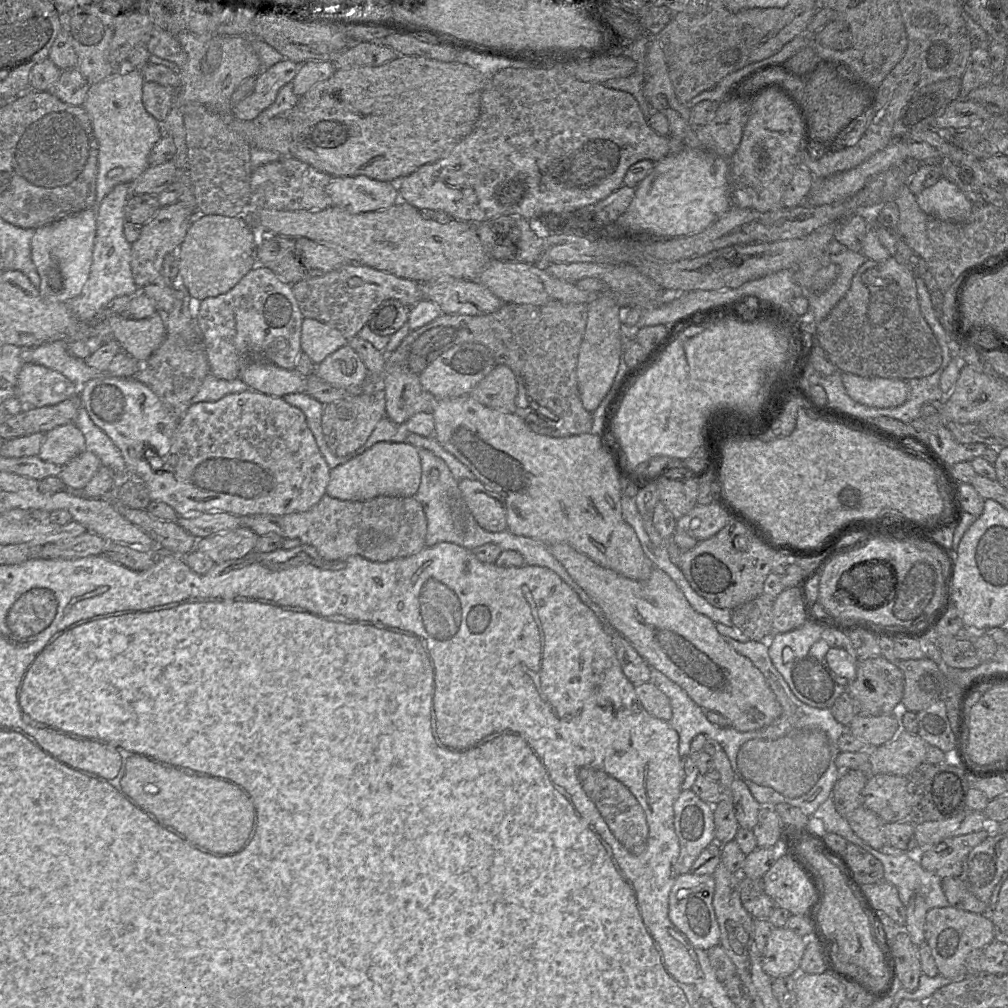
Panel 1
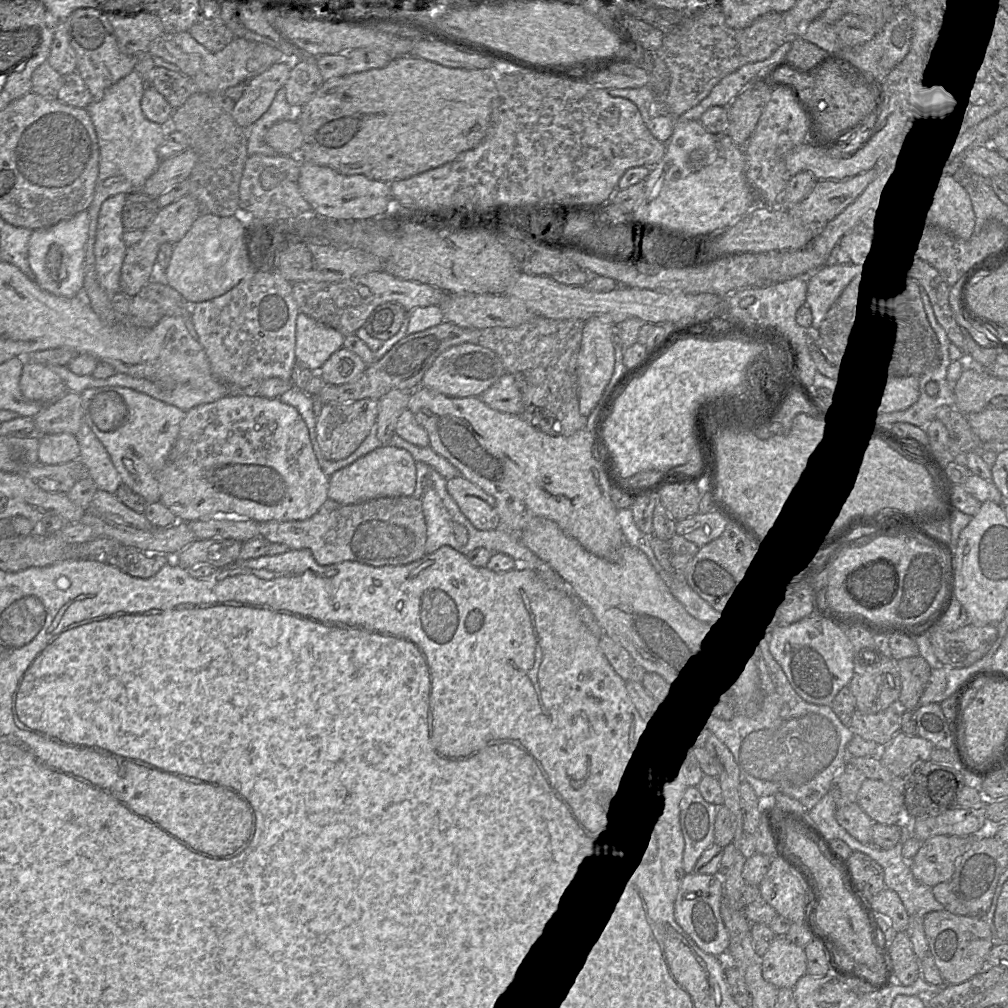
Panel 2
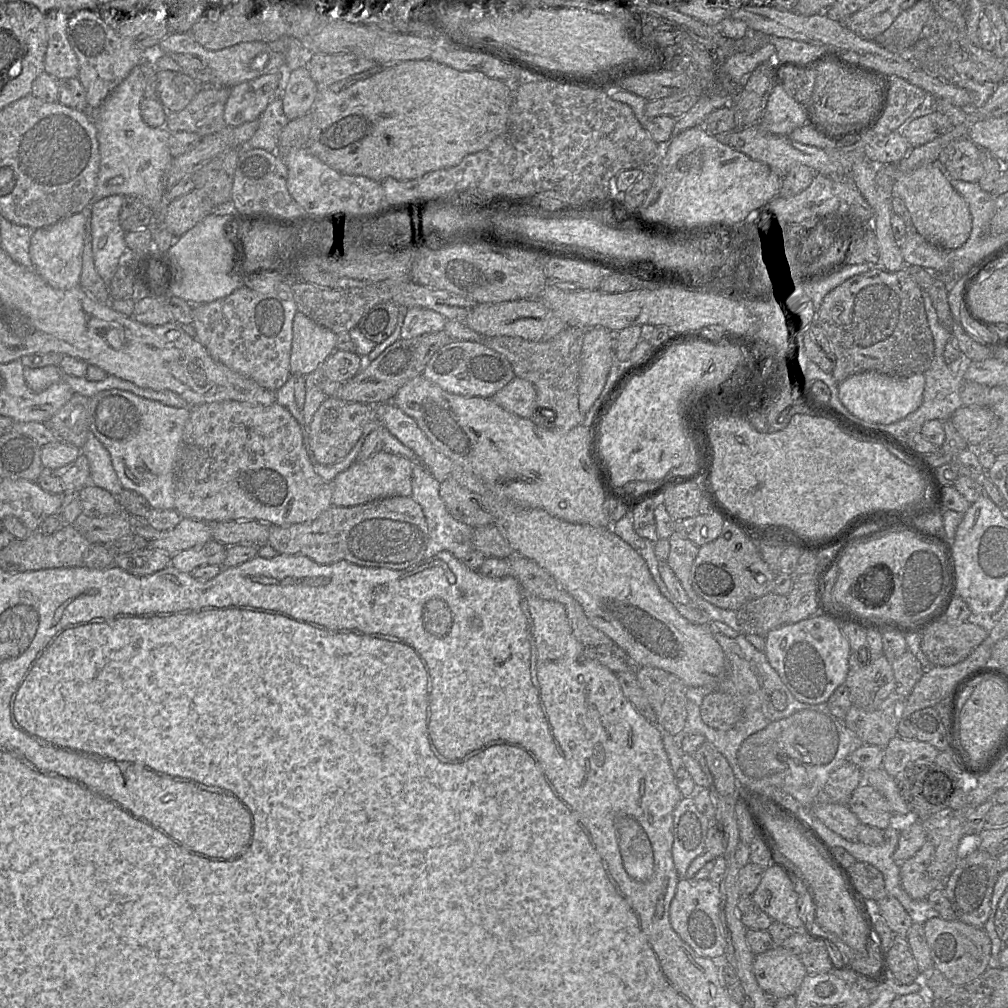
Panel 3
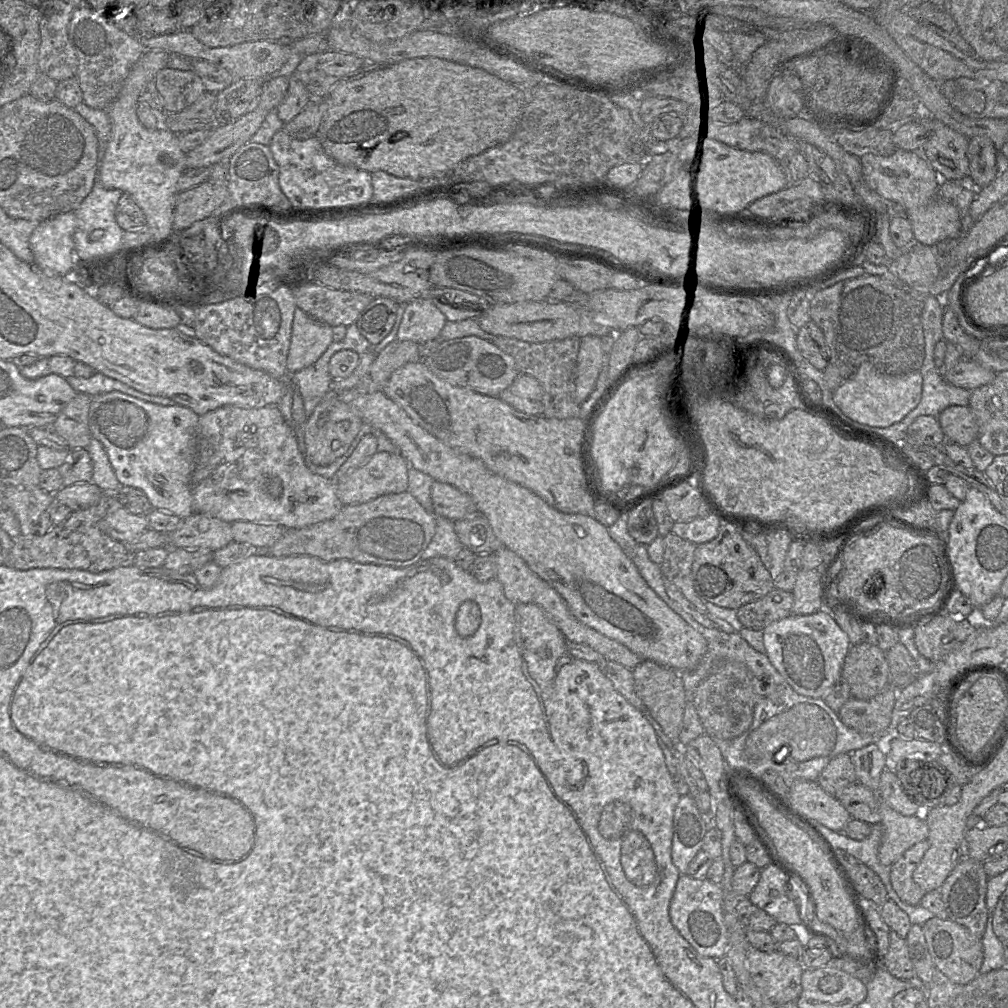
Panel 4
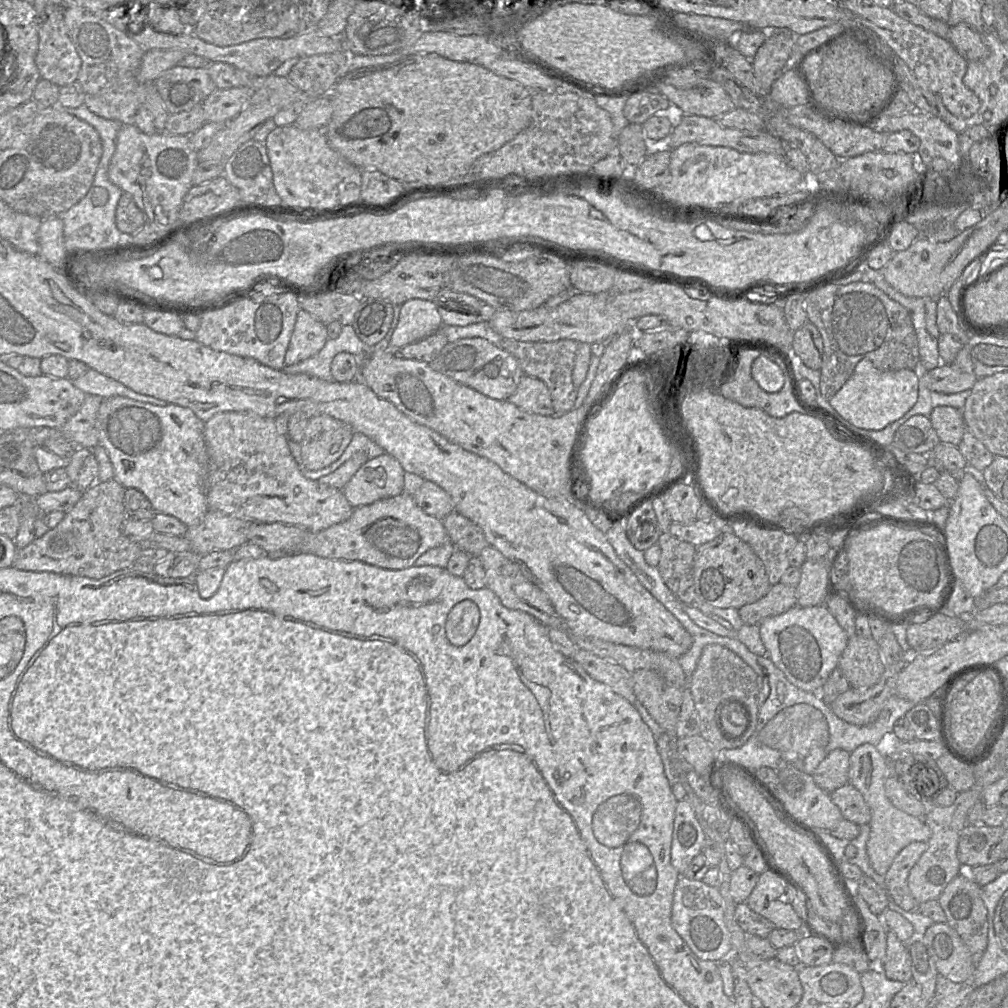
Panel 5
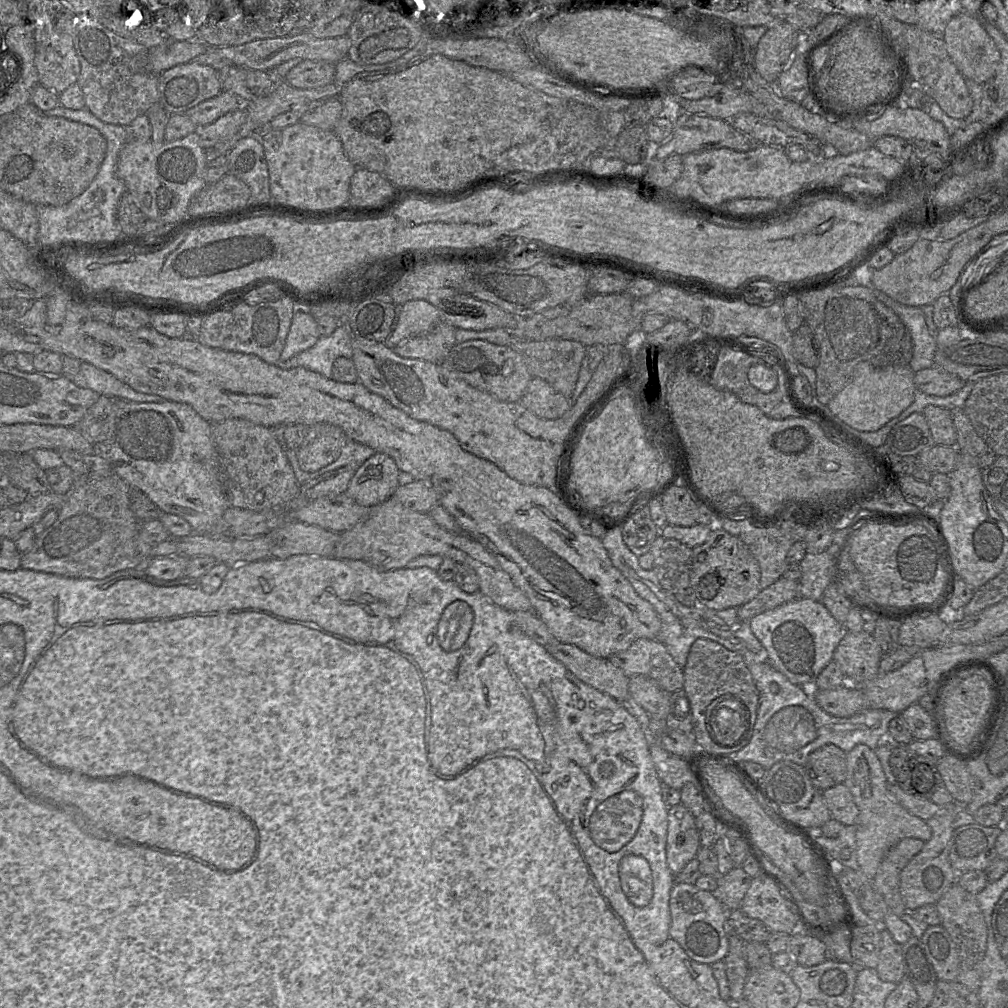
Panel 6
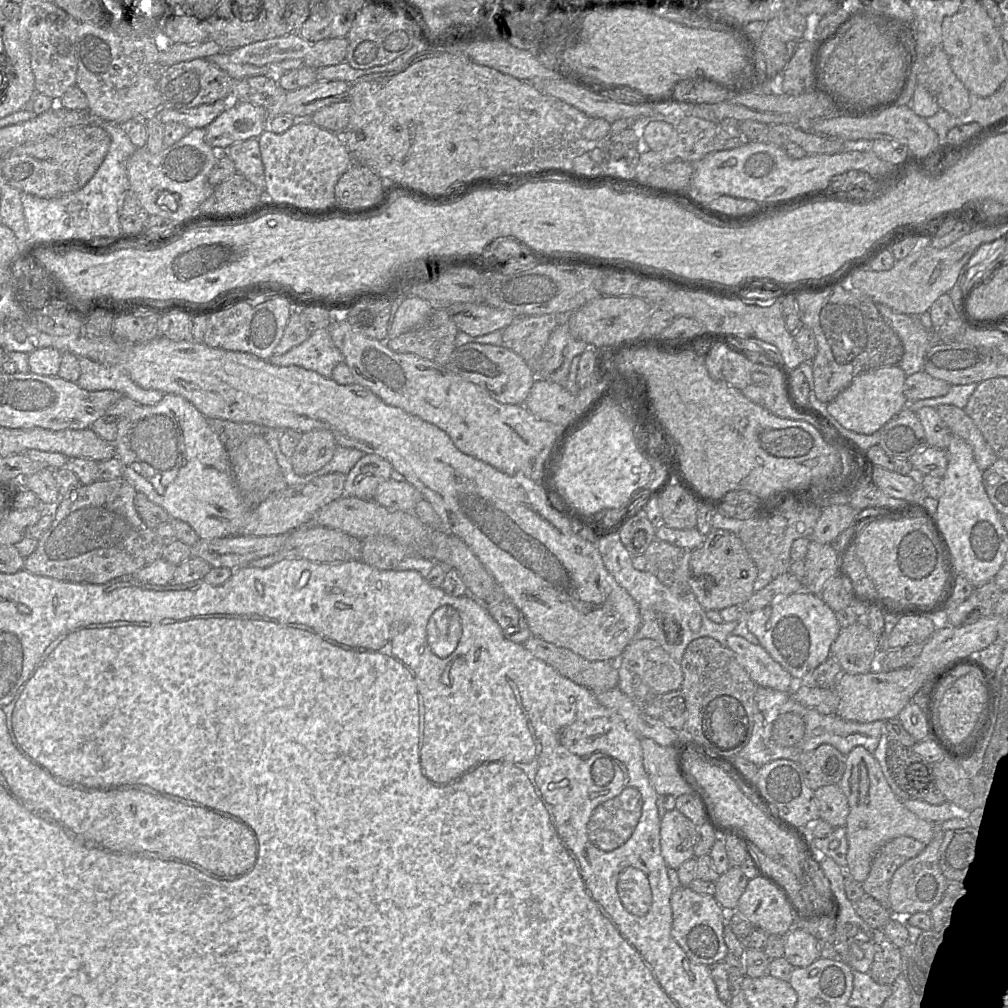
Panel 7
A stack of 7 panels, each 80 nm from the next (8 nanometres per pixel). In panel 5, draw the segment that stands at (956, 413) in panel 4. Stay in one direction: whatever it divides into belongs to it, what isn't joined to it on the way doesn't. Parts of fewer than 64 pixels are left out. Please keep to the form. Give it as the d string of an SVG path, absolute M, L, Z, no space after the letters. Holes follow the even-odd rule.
M938 406L933 409L929 419L942 443L958 447L966 430L962 410L951 406Z

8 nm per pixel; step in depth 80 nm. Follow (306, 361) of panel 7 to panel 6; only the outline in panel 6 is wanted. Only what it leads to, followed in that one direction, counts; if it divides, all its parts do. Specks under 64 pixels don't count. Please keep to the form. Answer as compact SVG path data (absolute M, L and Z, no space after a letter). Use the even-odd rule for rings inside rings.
M340 324L329 336L320 336L311 348L278 362L283 369L304 367L332 379L332 366L338 357L352 357L353 336L346 324Z

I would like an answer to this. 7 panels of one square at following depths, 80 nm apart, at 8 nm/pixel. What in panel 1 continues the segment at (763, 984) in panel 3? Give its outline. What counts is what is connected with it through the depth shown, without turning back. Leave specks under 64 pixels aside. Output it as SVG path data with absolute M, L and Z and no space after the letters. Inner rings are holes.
M773 927L762 955L763 970L772 979L796 976L800 973L807 940L788 927Z

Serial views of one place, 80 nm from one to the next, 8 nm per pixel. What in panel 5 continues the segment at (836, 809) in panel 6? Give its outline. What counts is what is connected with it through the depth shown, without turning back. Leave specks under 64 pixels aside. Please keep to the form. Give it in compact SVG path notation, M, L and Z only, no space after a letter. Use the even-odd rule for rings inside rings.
M847 783L830 794L831 800L840 809L843 818L856 824L869 824L871 812L861 792Z

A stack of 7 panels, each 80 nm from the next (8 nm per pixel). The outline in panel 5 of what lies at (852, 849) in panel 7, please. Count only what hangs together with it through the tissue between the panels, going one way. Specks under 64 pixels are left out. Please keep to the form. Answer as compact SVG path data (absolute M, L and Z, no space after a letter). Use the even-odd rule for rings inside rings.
M865 743L851 752L849 783L861 792L871 812L867 854L873 869L883 876L904 847L916 841L928 842L931 837L931 829L924 821L924 817L912 816L890 801L885 791L887 776L888 759L884 755L884 748Z

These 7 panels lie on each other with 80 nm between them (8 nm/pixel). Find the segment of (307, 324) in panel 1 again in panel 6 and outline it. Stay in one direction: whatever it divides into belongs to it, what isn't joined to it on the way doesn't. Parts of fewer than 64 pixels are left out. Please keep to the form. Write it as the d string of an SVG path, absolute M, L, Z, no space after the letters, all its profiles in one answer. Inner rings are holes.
M296 310L289 328L280 360L311 348L320 338L315 318L302 310Z

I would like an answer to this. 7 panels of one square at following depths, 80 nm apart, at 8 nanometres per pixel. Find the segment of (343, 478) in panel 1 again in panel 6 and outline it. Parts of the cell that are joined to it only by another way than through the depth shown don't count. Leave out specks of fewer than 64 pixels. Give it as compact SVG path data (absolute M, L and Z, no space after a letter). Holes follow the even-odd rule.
M377 452L357 468L345 493L359 505L372 507L393 495L400 485L399 472L393 458Z

